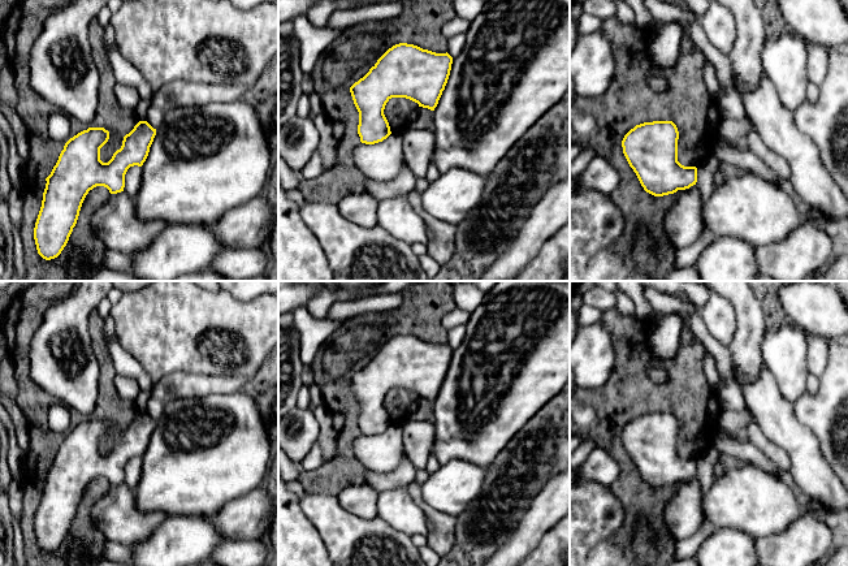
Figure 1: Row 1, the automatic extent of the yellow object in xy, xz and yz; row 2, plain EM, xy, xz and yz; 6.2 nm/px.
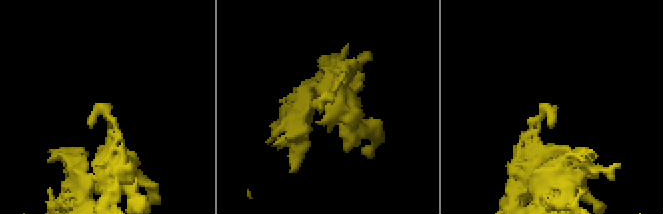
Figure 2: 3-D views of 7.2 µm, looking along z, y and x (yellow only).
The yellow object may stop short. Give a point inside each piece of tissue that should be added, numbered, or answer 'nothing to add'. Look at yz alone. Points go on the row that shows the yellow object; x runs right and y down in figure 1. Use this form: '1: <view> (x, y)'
nothing to add

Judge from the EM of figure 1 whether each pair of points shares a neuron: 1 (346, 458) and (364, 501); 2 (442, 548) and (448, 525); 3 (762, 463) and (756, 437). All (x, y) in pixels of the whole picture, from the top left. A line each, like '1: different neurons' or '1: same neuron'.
1: different neurons
2: same neuron
3: different neurons

